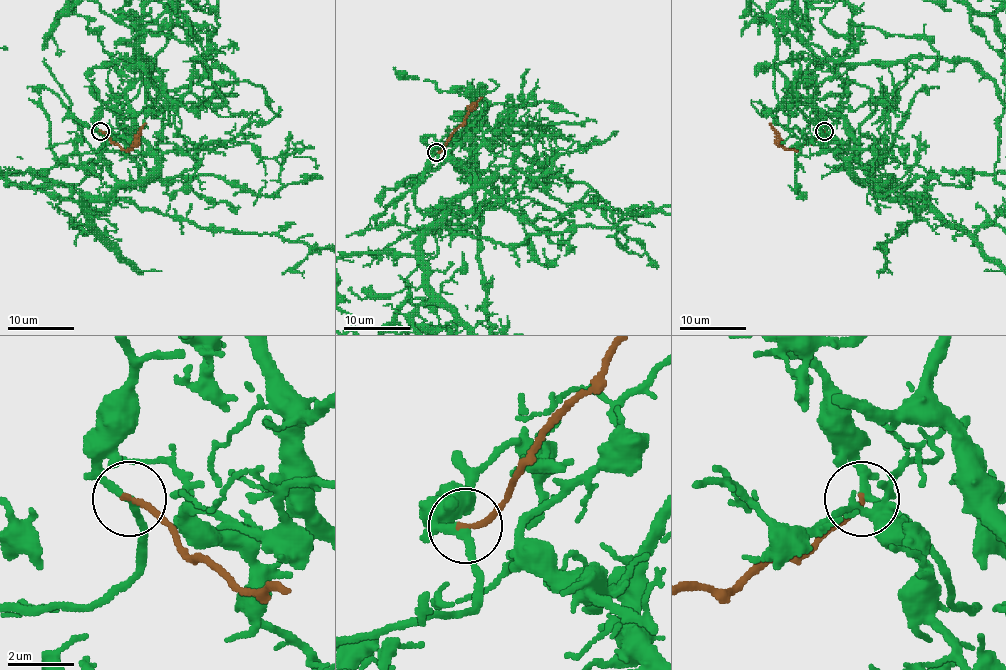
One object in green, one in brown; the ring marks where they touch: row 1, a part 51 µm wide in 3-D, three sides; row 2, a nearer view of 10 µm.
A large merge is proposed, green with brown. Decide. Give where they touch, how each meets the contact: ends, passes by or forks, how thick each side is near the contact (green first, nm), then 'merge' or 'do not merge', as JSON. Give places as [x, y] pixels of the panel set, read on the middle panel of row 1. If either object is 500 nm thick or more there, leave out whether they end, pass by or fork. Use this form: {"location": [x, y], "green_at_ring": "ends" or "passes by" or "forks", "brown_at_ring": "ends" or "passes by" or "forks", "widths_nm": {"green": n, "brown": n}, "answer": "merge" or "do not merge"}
{"location": [436, 152], "green_at_ring": "passes by", "brown_at_ring": "ends", "widths_nm": {"green": 240, "brown": 170}, "answer": "merge"}

